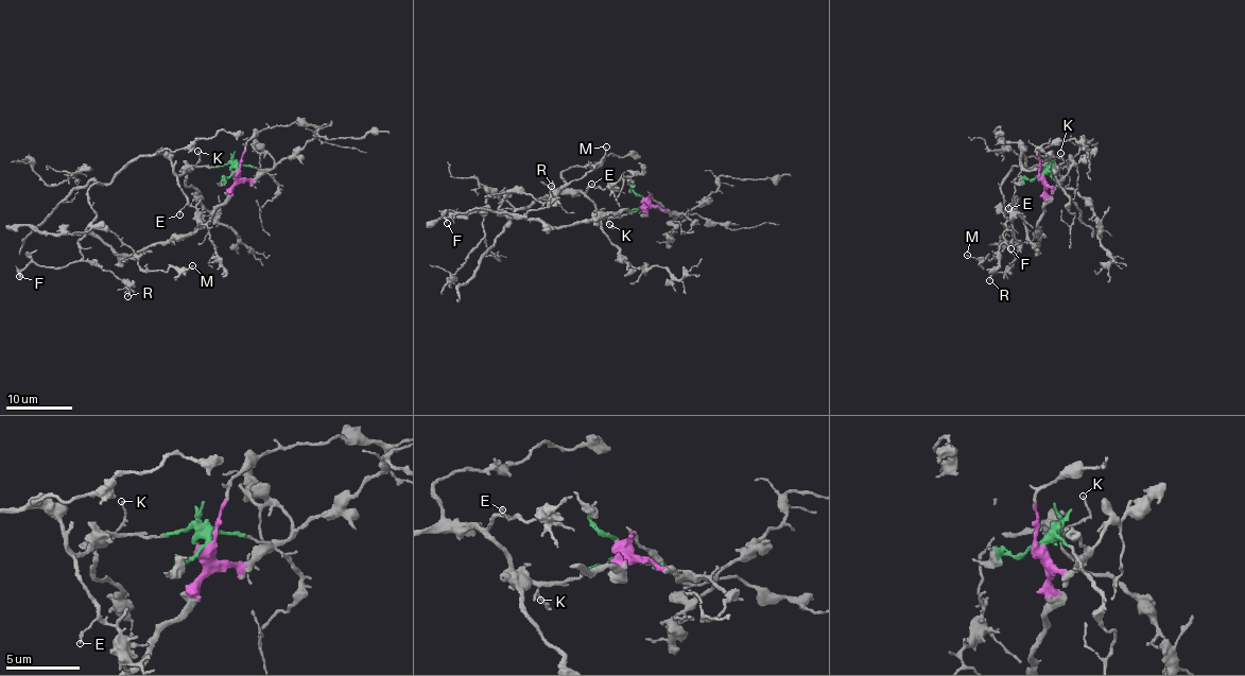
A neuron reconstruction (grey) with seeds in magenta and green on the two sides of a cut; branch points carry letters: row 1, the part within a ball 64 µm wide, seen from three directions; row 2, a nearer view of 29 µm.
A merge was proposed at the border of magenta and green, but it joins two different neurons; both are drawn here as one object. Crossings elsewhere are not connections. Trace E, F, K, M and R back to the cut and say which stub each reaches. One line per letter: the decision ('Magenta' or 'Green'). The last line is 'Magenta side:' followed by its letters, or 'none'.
E: Green
F: Green
K: Green
M: Green
R: Green
Magenta side: none

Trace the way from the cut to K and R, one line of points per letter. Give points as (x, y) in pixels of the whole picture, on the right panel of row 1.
K: (1040, 175), (1064, 161), (1059, 153)
R: (1040, 175), (1051, 169), (1022, 165), (1019, 144), (1023, 169), (1008, 172), (1001, 193), (1018, 248), (989, 280)

